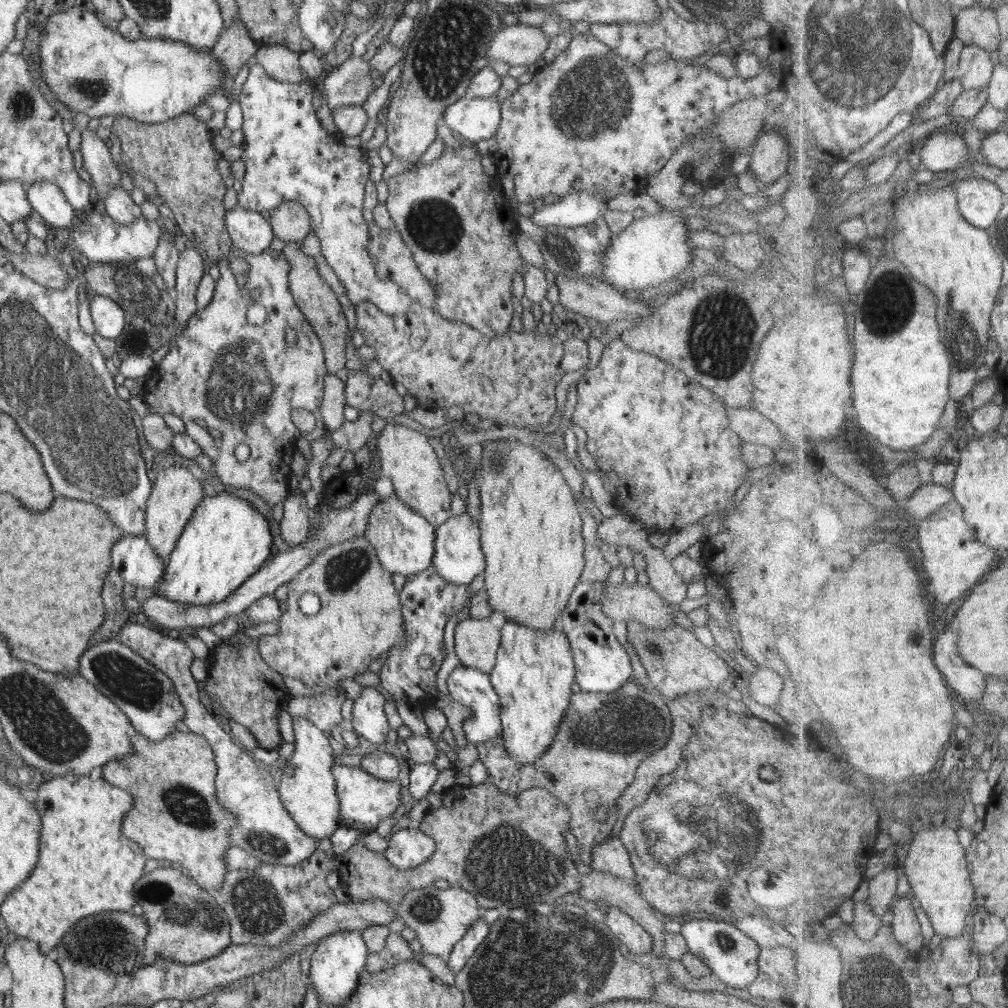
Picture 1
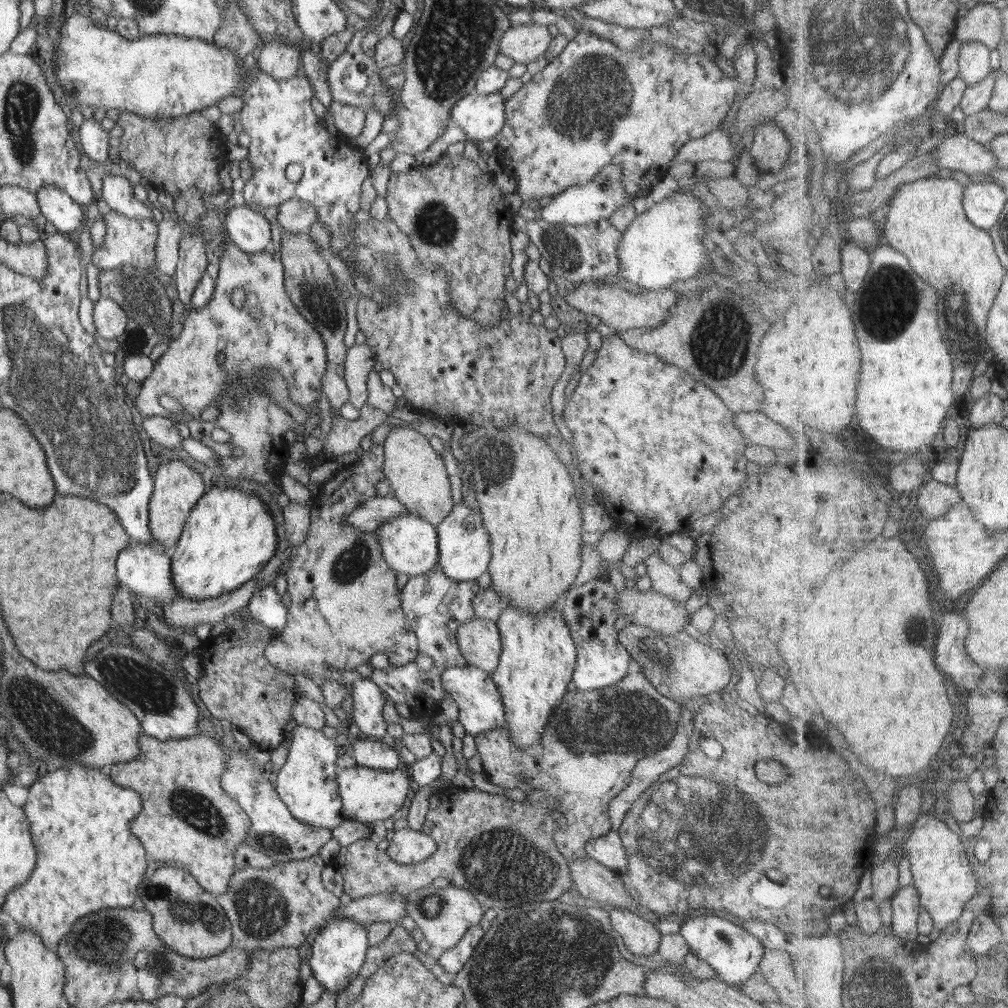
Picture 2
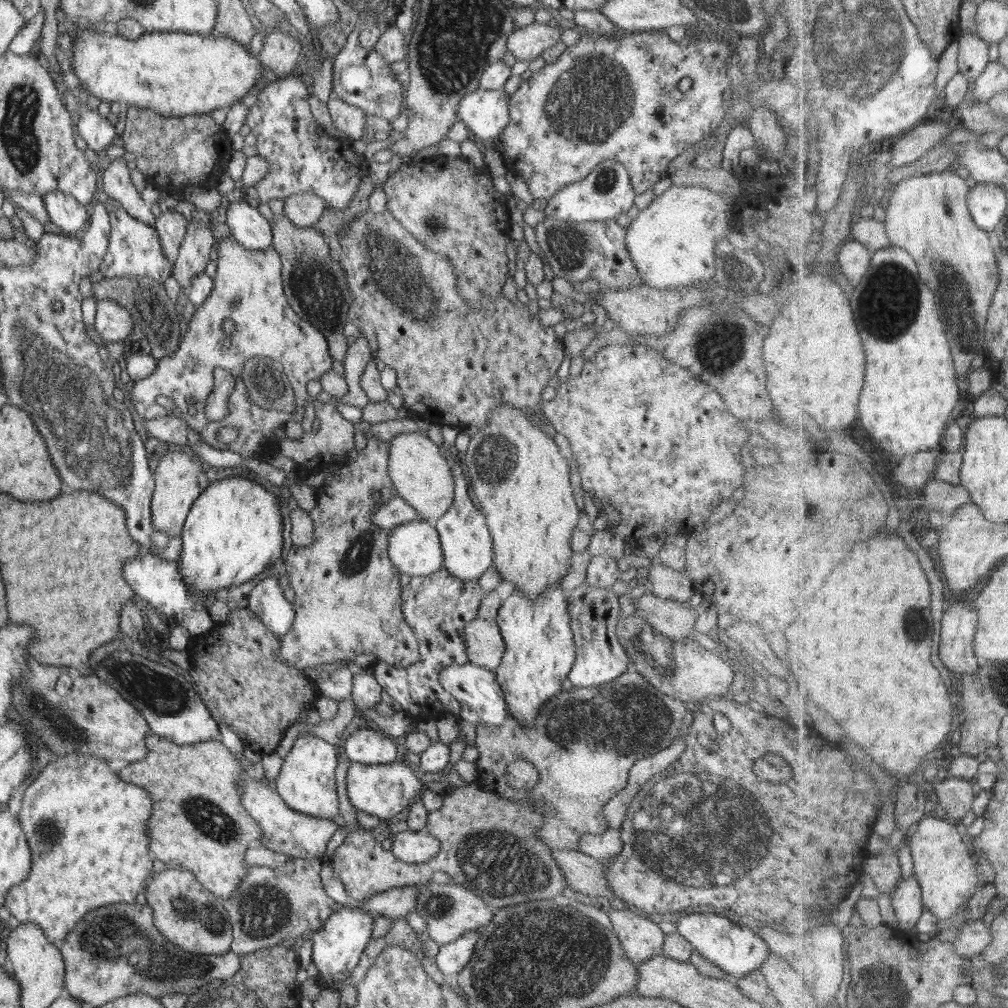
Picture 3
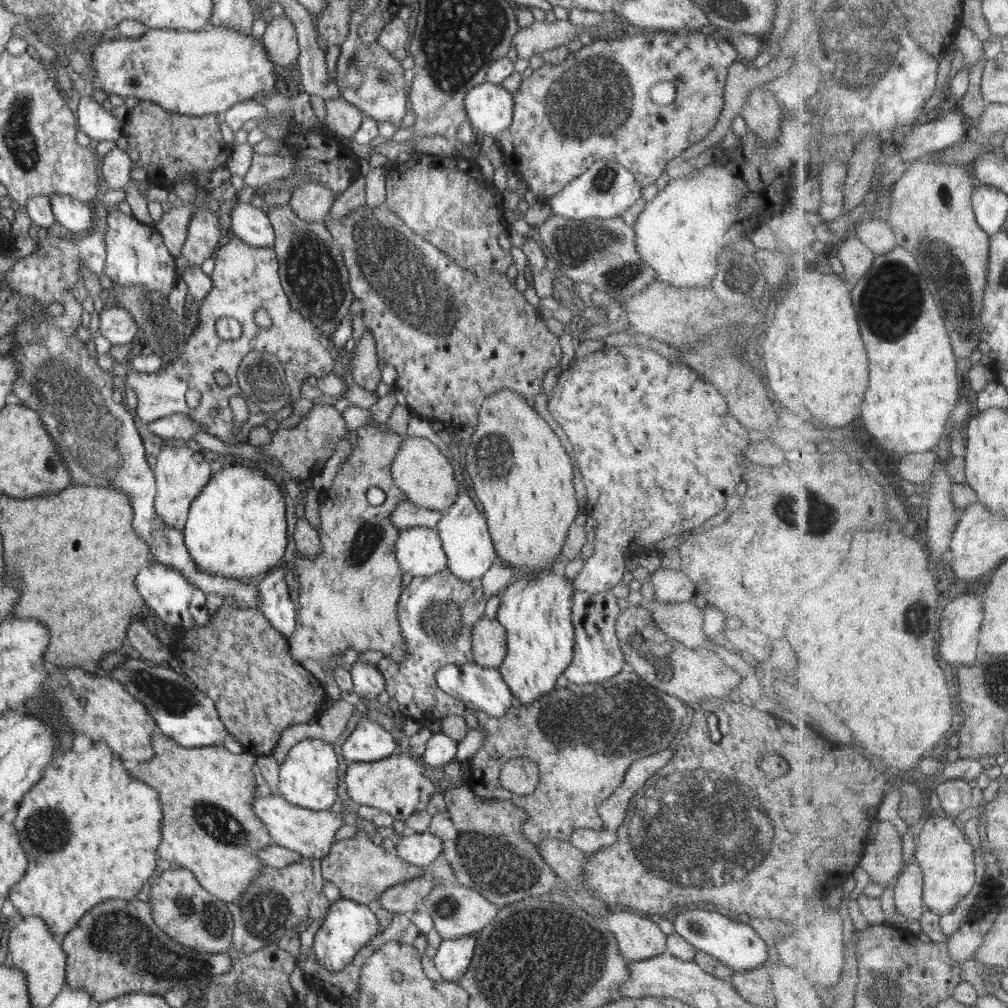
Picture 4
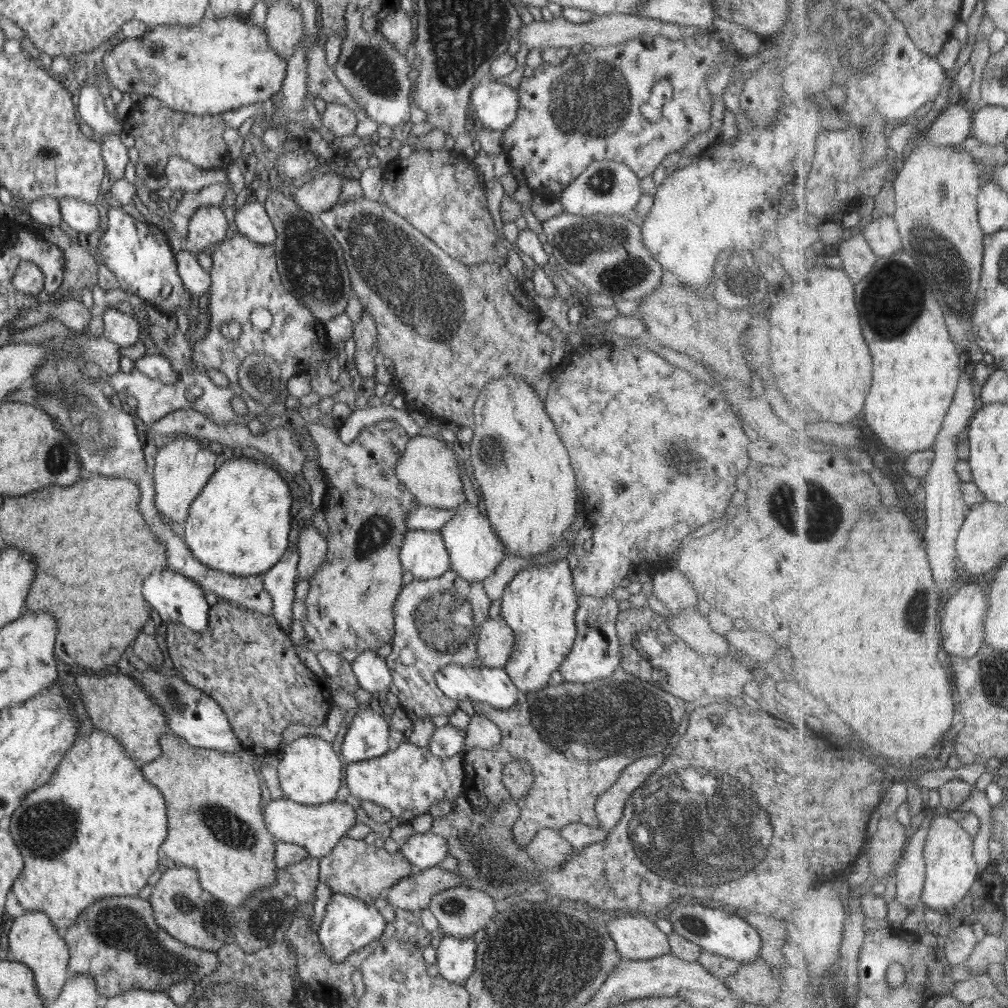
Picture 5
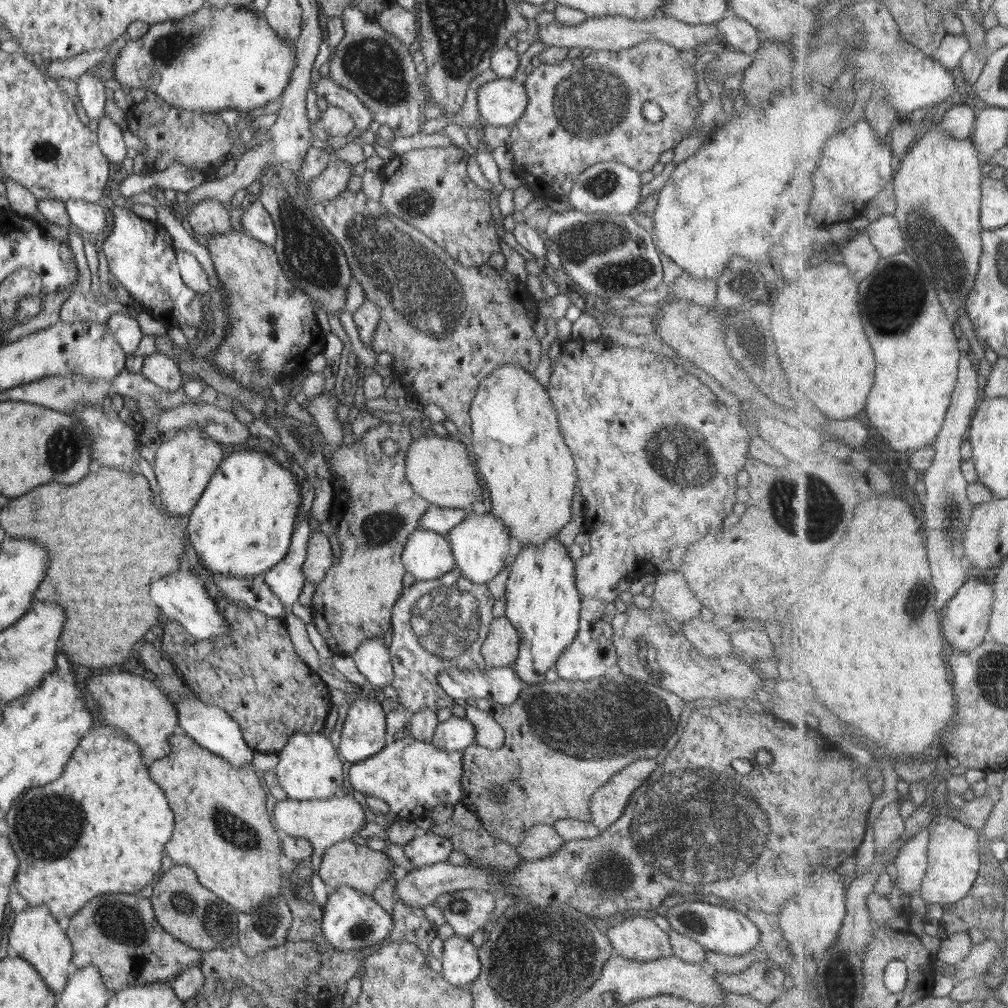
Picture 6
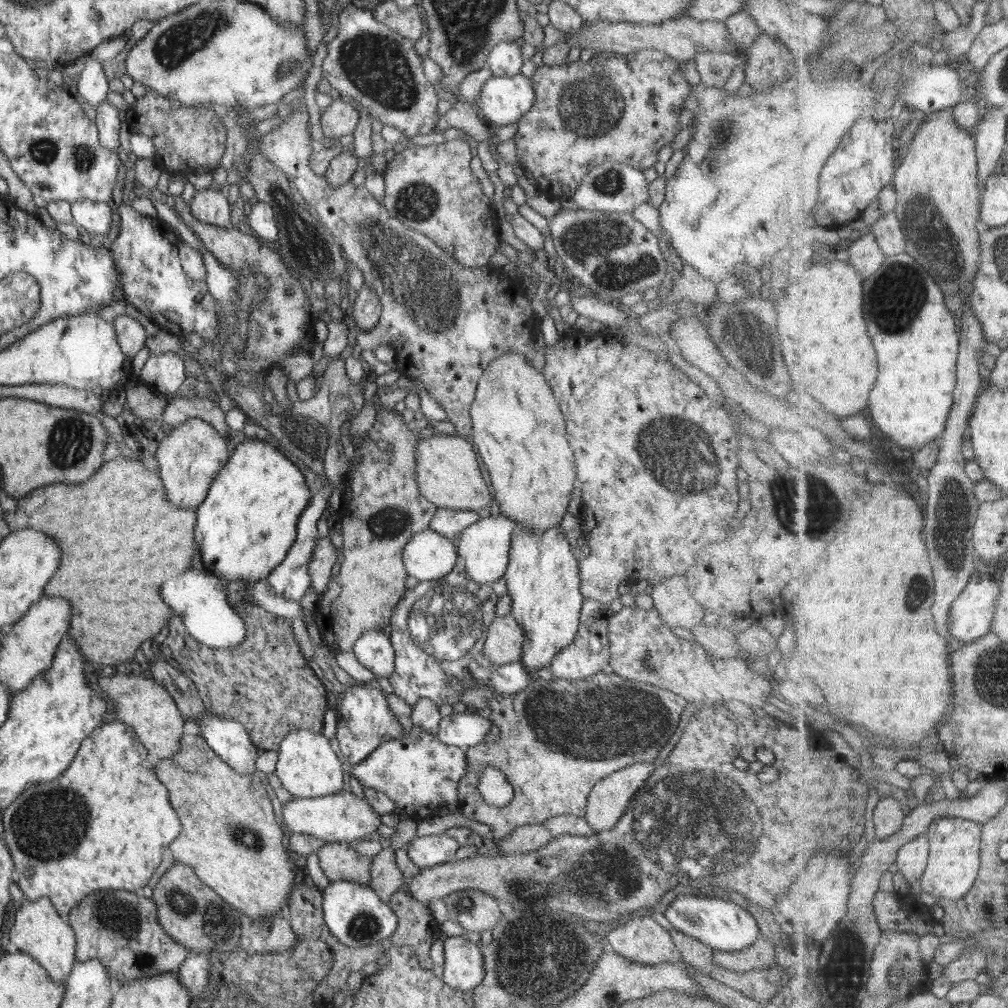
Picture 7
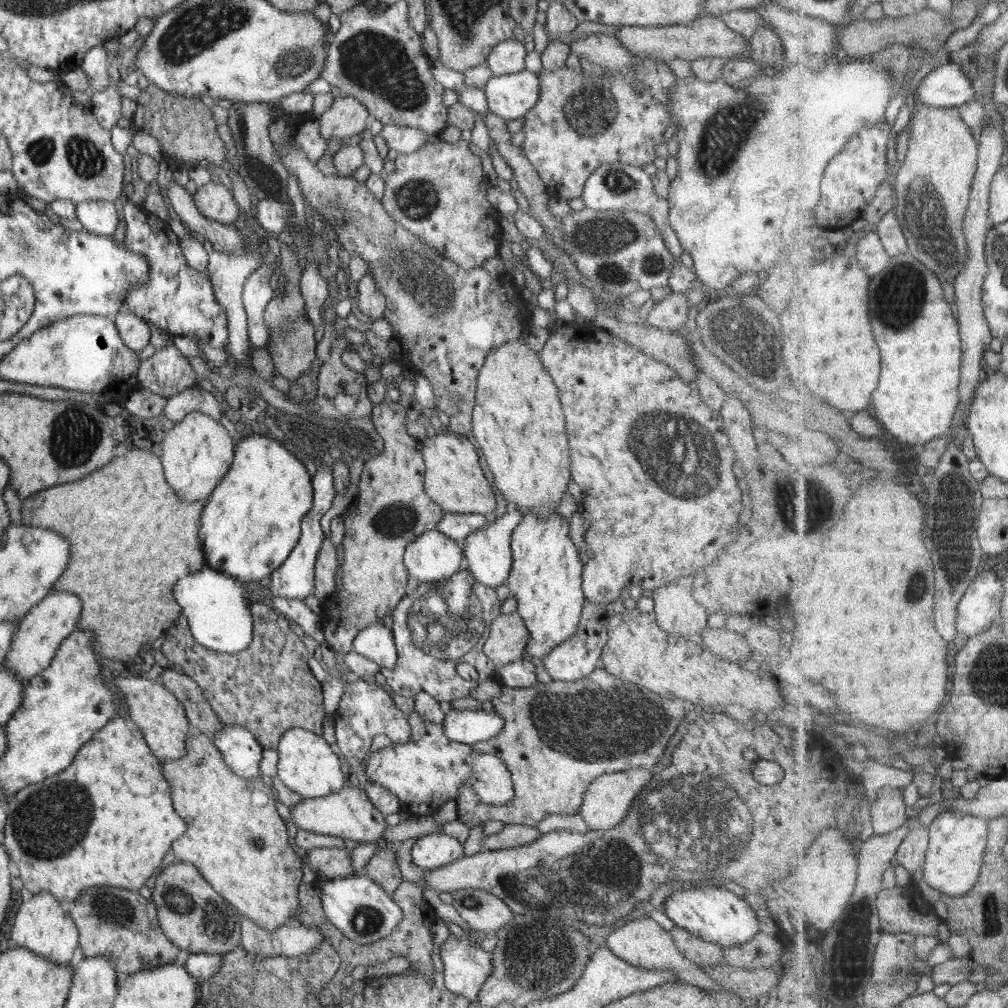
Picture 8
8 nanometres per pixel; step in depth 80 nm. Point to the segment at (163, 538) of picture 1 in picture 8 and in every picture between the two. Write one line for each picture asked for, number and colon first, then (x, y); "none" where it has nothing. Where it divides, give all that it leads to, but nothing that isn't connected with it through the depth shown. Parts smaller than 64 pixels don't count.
2: (177, 487)
3: (179, 479)
4: (180, 473)
5: (182, 468)
6: (186, 460)
7: (192, 454)
8: (197, 452)

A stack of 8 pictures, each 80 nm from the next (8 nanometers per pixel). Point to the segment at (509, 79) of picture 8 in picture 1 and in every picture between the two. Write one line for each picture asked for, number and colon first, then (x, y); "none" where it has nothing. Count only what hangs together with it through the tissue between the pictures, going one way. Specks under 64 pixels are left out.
1: (473, 118)
2: (481, 117)
3: (486, 113)
4: (490, 107)
5: (495, 105)
6: (501, 102)
7: (504, 100)

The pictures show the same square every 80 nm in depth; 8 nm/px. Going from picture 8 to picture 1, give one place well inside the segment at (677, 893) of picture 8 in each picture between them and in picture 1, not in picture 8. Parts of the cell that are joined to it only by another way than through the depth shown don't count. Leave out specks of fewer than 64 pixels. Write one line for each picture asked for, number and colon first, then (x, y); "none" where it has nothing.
1: (732, 956)
2: (735, 954)
3: (735, 947)
4: (733, 942)
5: (729, 935)
6: (719, 928)
7: (723, 925)

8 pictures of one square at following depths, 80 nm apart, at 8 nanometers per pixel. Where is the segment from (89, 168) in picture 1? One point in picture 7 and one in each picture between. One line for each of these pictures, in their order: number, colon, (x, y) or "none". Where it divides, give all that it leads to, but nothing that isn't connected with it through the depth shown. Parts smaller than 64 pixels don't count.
2: (94, 139)
3: (98, 132)
4: (98, 124)
5: (91, 103)
6: (91, 91)
7: (92, 85)

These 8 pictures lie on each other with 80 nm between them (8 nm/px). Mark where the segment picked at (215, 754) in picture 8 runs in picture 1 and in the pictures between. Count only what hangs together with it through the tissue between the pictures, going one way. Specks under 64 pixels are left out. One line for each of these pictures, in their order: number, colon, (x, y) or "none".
1: (176, 816)
2: (188, 820)
3: (199, 823)
4: (210, 827)
5: (225, 840)
6: (223, 830)
7: (231, 839)

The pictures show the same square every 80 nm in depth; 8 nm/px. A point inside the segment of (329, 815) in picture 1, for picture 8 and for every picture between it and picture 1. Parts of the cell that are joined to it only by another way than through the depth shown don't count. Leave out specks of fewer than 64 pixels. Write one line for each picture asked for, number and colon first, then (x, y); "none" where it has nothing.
2: (307, 783)
3: (307, 782)
4: (309, 774)
5: (310, 772)
6: (309, 768)
7: (307, 767)
8: (306, 764)

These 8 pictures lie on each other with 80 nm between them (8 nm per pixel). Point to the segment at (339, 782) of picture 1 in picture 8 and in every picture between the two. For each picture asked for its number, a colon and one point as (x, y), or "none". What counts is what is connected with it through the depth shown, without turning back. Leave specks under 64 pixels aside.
2: (369, 795)
3: (381, 790)
4: (396, 784)
5: (407, 780)
6: (409, 774)
7: (418, 770)
8: (428, 769)

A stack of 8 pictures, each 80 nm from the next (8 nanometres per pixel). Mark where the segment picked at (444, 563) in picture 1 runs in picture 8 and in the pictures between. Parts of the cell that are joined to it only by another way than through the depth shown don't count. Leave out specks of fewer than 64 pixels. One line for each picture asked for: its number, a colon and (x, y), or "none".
2: (464, 547)
3: (467, 545)
4: (463, 530)
5: (475, 551)
6: (480, 545)
7: (484, 547)
8: (488, 551)

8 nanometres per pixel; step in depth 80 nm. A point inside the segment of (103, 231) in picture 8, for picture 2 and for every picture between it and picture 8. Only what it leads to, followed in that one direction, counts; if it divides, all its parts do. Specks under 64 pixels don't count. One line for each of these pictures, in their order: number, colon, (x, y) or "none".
2: (56, 206)
3: (66, 212)
4: (75, 215)
5: (84, 217)
6: (89, 216)
7: (96, 217)

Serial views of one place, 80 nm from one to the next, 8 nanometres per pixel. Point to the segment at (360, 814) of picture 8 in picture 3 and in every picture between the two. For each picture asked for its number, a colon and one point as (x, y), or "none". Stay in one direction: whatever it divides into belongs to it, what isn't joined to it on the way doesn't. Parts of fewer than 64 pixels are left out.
3: (285, 830)
4: (310, 832)
5: (318, 828)
6: (324, 822)
7: (346, 816)

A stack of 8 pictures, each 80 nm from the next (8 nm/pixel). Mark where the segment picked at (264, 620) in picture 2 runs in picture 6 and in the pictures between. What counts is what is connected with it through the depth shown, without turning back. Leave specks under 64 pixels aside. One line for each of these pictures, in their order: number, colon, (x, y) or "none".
3: (266, 599)
4: (274, 600)
5: (279, 581)
6: (286, 580)

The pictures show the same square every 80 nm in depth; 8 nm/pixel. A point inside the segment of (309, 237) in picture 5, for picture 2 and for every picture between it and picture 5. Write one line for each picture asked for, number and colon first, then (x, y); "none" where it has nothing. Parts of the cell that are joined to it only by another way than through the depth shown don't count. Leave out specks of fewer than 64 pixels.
2: (309, 282)
3: (315, 285)
4: (312, 270)

